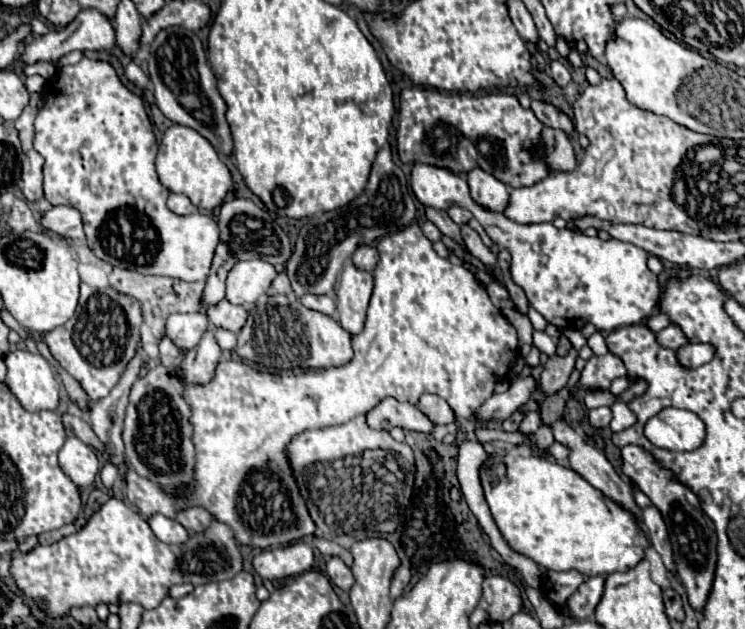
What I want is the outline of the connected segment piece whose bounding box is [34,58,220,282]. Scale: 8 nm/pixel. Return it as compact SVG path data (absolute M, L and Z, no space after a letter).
M82 58L78 64L74 66L64 66L62 70L58 70L48 82L46 88L42 92L42 108L36 116L36 138L34 138L34 148L38 154L44 156L44 196L52 206L70 206L76 208L82 214L82 224L84 224L84 232L86 232L86 240L88 240L88 248L104 262L118 266L118 268L126 268L126 270L134 270L140 274L158 274L158 276L170 276L170 278L180 278L186 282L196 282L196 280L206 280L208 272L210 272L210 262L214 256L214 250L220 242L218 238L218 224L208 216L208 214L190 214L190 216L178 216L174 212L168 210L166 200L168 200L168 190L160 184L158 174L156 174L156 154L158 154L158 144L152 132L152 124L148 120L148 114L144 110L144 102L140 96L136 96L134 92L130 92L120 78L116 76L116 70L110 66L110 62L104 60L90 60L90 58Z

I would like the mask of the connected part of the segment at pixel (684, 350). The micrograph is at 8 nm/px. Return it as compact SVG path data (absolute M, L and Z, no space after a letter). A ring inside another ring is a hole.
M686 344L678 348L678 360L684 366L702 366L714 358L714 346L712 344Z

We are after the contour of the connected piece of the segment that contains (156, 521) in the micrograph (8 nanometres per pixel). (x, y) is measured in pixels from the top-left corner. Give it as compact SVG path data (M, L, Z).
M154 514L148 520L148 524L150 524L152 532L166 544L180 544L188 538L188 532L180 522L172 520L172 518L166 518L162 514Z

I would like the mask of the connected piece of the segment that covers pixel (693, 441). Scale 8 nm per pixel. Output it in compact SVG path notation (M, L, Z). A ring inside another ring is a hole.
M668 407L646 423L646 438L658 448L690 452L702 446L706 426L690 410Z

